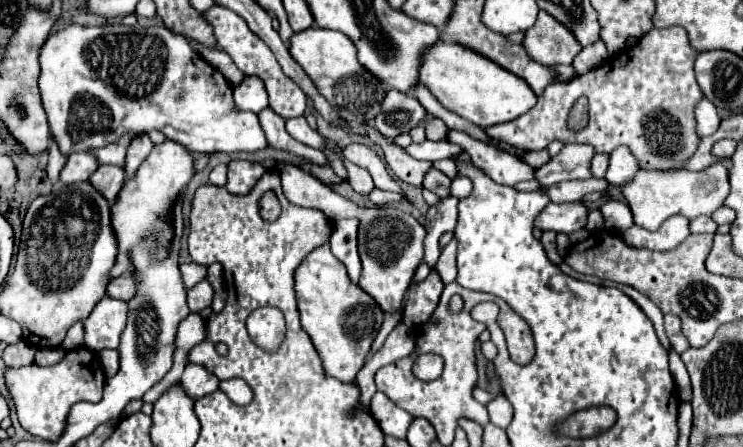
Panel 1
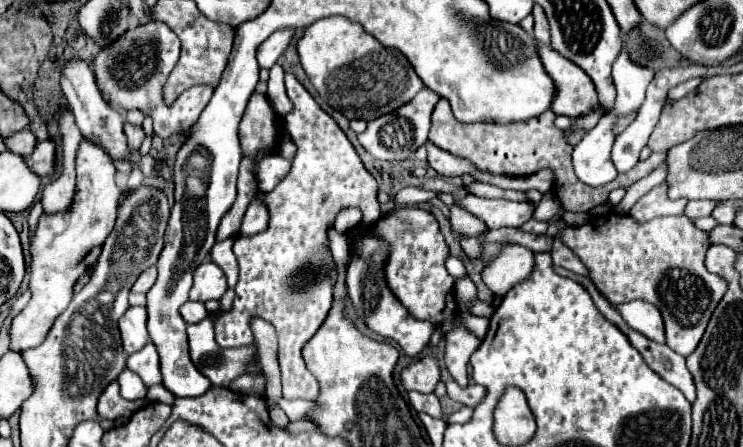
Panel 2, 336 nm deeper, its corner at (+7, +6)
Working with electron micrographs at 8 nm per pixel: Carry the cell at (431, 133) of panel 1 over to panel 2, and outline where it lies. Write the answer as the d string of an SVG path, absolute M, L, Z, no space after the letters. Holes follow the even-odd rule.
M440 99L434 115L432 115L432 129L430 129L430 141L458 157L464 157L472 161L478 169L490 171L490 173L502 173L502 175L530 175L540 169L550 169L554 173L554 193L560 199L564 211L590 211L600 203L606 203L608 195L612 189L626 189L634 181L646 177L652 173L664 159L666 153L652 153L648 159L638 161L630 171L620 173L612 183L602 185L602 187L590 187L582 183L574 169L572 169L572 145L568 143L566 131L560 131L554 127L554 113L546 111L538 119L530 119L526 123L460 123L452 115L450 103L446 99ZM478 159L478 163L476 163Z

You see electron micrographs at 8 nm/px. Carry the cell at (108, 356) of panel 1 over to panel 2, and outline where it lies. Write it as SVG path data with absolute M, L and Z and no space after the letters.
M114 381L100 395L100 399L98 399L98 413L104 415L104 419L112 419L112 421L118 419L118 417L130 417L134 411L138 411L140 407L148 405L149 401L145 399L140 399L140 401L126 401L126 399L122 399L120 391L118 391L118 381Z

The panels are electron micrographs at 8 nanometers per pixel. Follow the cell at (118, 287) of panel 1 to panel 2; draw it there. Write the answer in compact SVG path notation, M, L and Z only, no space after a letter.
M152 265L152 267L148 267L146 271L142 271L142 275L136 279L132 291L134 291L134 293L146 293L146 291L154 285L154 279L156 279L156 267Z

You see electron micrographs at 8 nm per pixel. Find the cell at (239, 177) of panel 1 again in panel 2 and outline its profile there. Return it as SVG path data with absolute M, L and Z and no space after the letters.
M268 155L262 161L262 167L258 167L258 189L260 191L272 191L290 171L290 161L286 161L280 155Z

